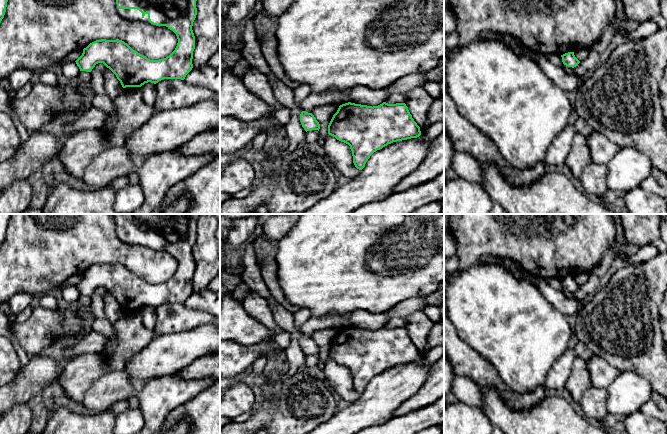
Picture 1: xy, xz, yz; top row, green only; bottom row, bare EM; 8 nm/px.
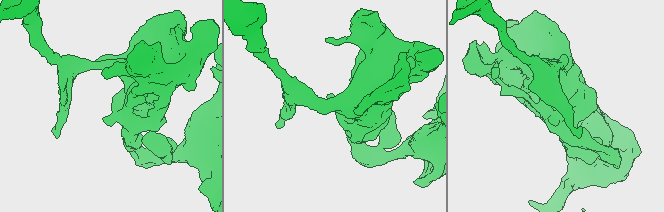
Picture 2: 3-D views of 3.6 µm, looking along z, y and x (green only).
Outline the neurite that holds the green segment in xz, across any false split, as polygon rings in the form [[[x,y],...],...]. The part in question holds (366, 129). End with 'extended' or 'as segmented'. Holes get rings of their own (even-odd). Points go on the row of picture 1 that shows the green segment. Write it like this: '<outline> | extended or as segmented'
[[[345,103],[339,106],[328,134],[350,146],[355,167],[362,170],[370,156],[393,142],[417,138],[420,127],[405,103],[367,106]]] | as segmented

